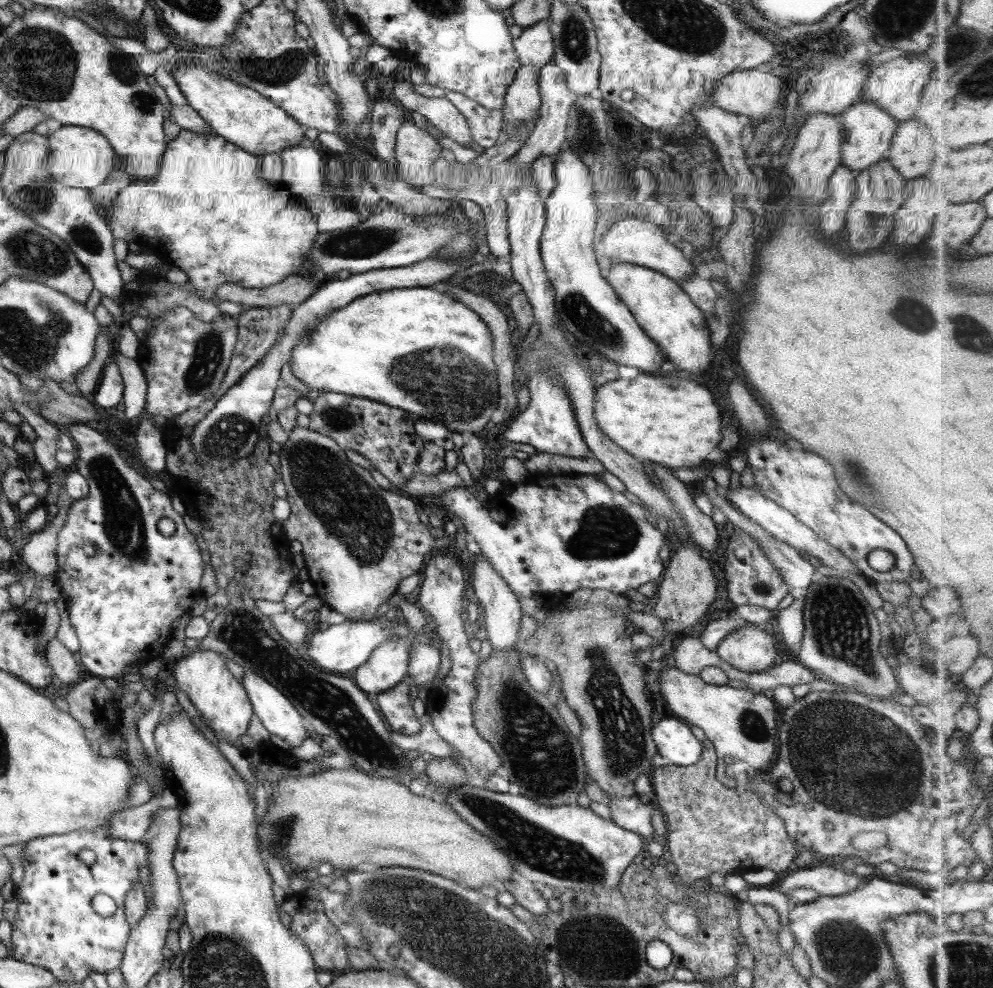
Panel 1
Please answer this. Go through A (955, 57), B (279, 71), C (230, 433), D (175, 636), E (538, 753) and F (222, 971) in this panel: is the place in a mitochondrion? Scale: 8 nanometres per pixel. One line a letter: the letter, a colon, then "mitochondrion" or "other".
A: mitochondrion
B: mitochondrion
C: mitochondrion
D: other
E: mitochondrion
F: mitochondrion

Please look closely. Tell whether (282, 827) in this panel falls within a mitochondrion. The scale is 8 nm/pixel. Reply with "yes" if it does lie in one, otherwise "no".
yes

